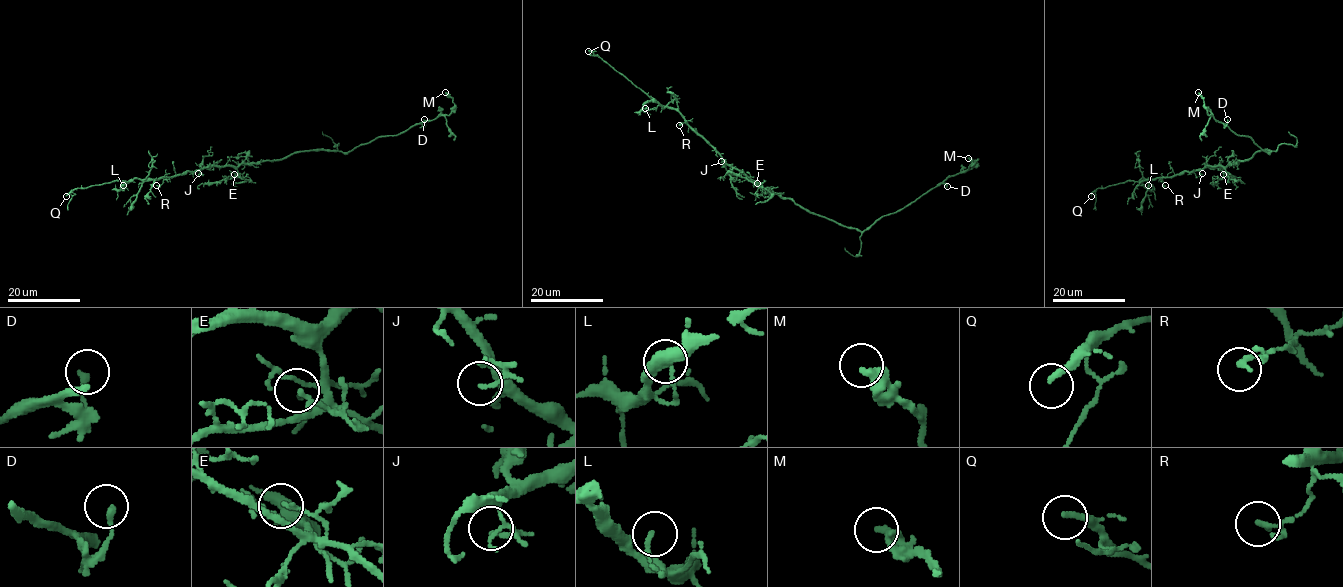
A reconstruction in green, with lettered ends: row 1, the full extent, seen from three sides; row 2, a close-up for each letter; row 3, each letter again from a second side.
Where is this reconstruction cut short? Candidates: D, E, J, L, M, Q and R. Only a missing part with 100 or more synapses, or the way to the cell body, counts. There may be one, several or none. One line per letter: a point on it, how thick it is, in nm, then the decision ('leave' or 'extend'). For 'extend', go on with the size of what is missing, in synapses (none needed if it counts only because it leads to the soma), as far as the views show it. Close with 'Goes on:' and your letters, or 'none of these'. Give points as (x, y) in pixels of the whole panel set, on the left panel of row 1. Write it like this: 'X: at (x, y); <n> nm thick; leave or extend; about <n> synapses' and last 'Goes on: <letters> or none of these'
D: at (424, 119); 190 nm thick; leave
E: at (234, 174); 130 nm thick; leave
J: at (198, 173); 90 nm thick; leave
L: at (123, 185); 120 nm thick; leave
M: at (445, 92); 320 nm thick; leave
Q: at (66, 196); 190 nm thick; extend
R: at (156, 185); 110 nm thick; leave
Goes on: Q

